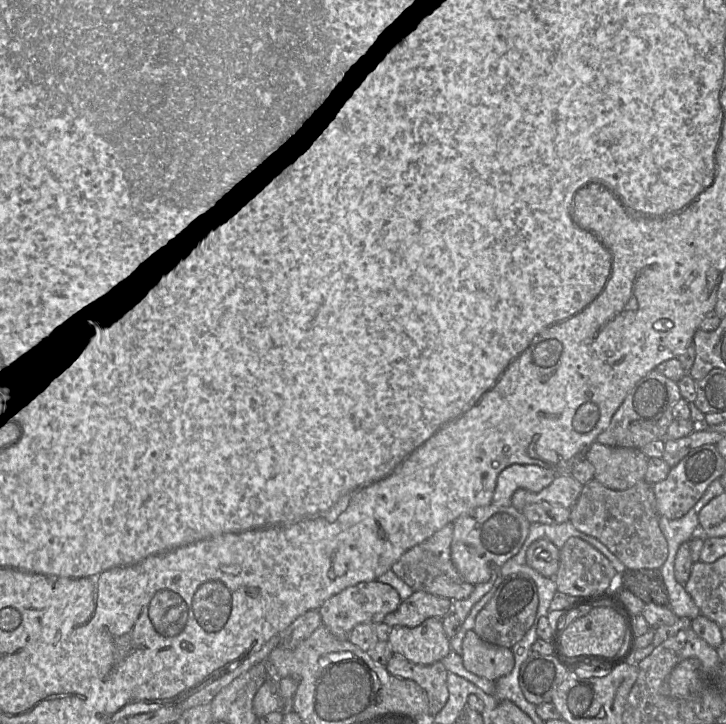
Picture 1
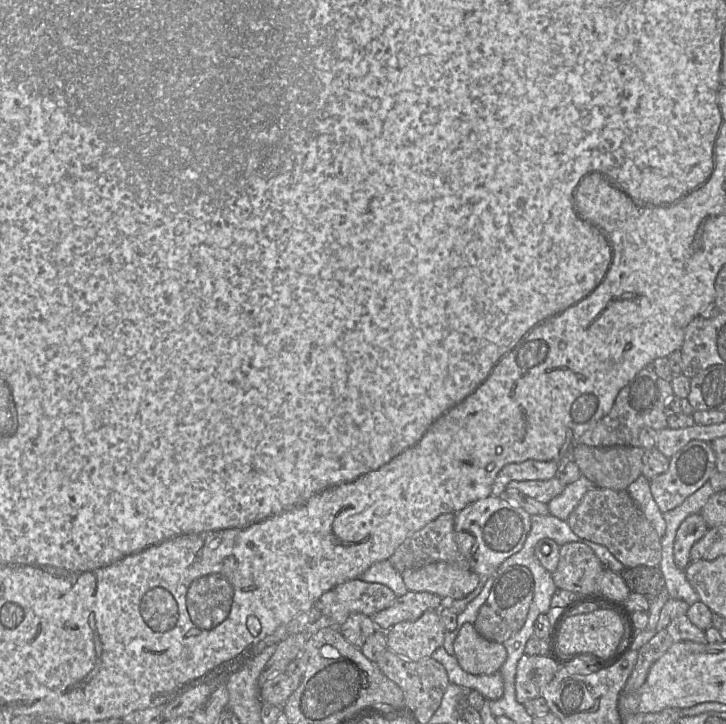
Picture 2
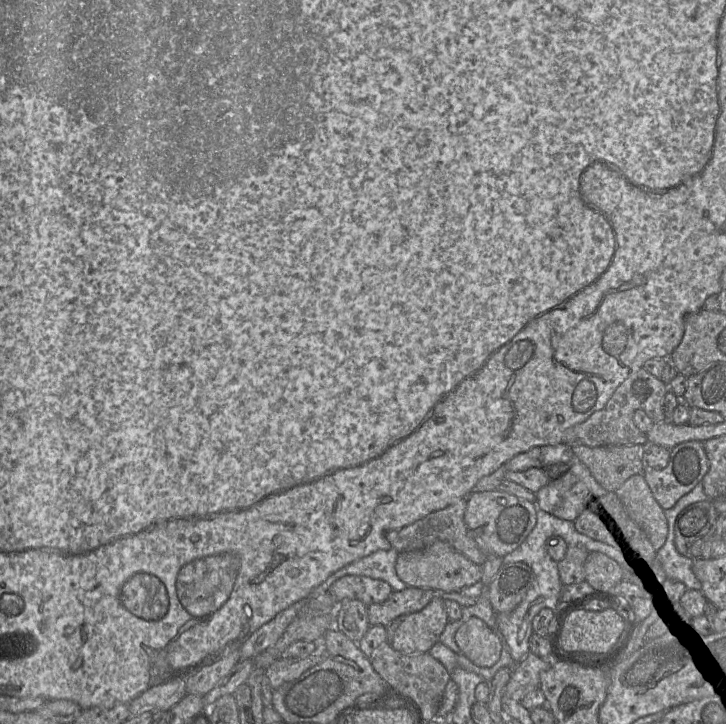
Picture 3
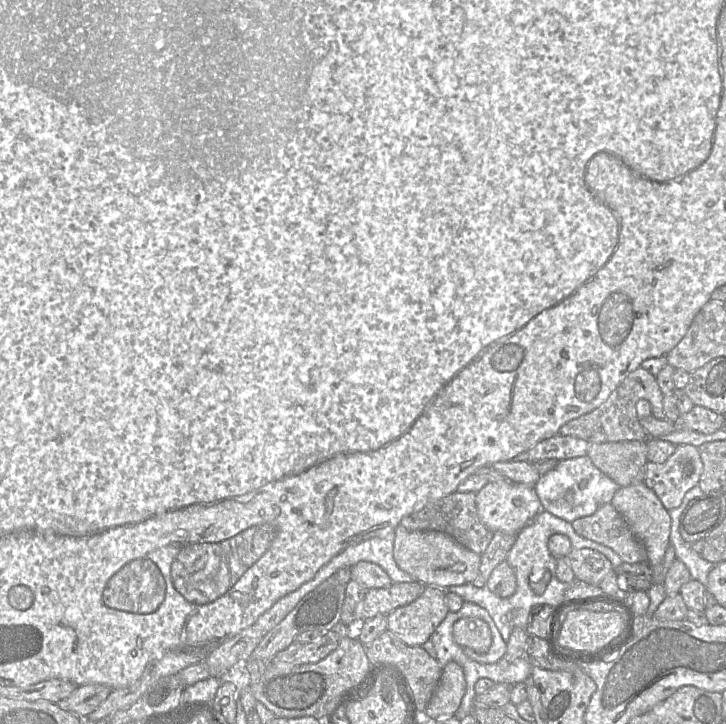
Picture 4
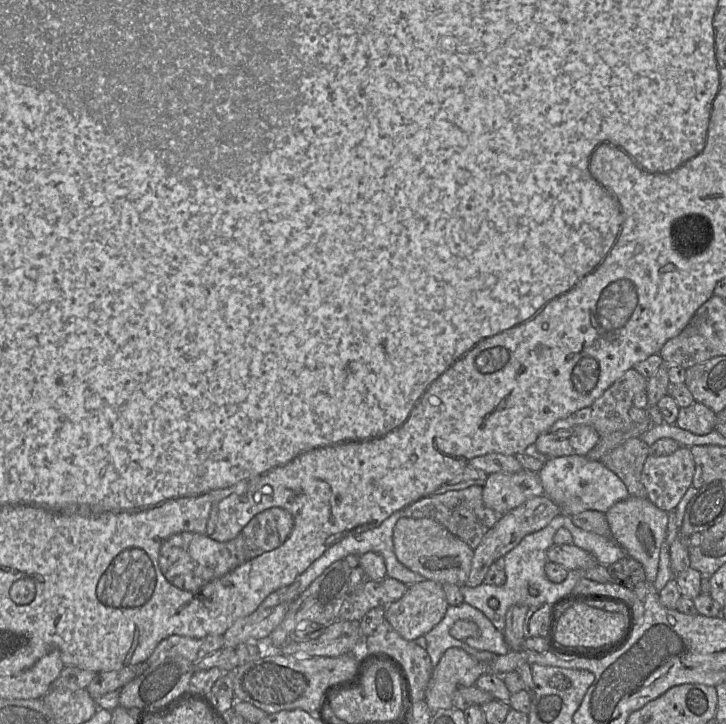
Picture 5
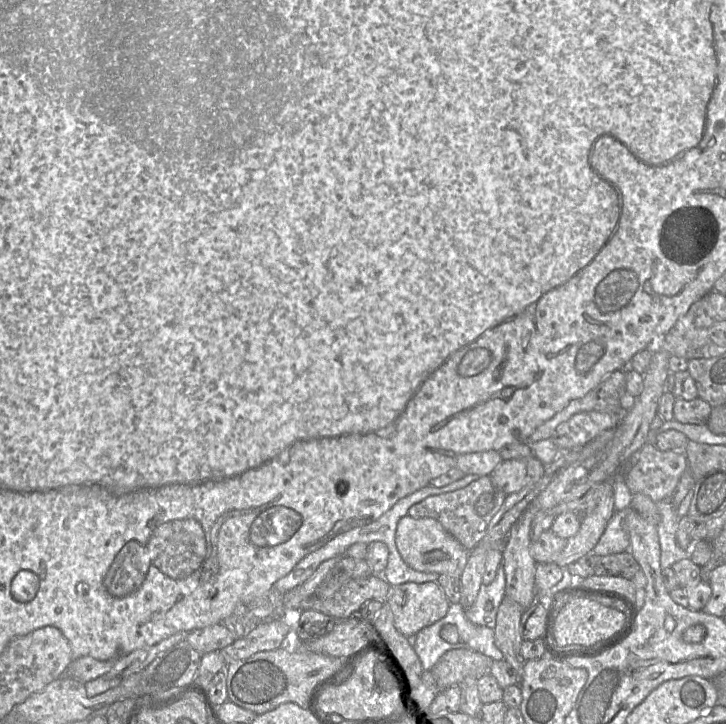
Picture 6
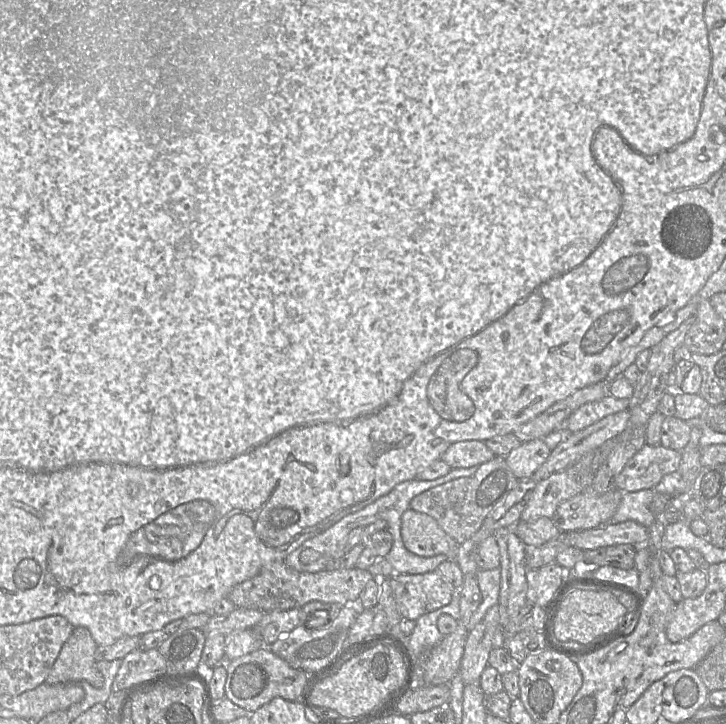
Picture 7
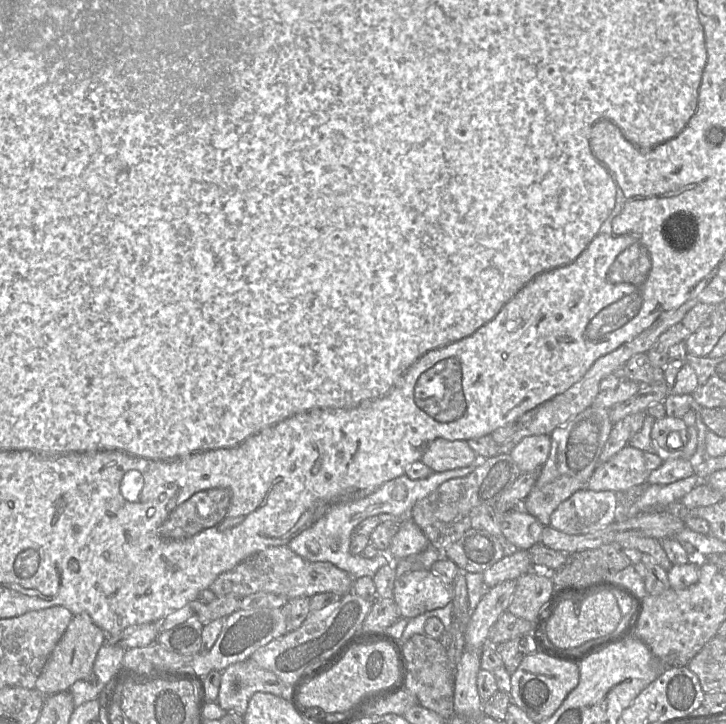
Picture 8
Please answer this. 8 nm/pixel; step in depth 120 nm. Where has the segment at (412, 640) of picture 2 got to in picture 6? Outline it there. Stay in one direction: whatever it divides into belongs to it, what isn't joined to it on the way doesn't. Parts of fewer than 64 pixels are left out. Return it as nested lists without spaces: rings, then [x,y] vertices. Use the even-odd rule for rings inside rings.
[[[406,582],[391,586],[386,601],[393,613],[395,627],[406,637],[442,619],[450,602],[437,582]]]

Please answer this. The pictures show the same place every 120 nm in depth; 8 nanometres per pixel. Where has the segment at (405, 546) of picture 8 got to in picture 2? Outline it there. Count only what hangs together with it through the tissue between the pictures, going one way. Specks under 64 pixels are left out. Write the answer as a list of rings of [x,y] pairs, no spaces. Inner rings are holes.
[[[435,562],[401,573],[410,591],[431,592],[444,601],[466,597],[479,584],[480,577],[470,569],[446,562]]]

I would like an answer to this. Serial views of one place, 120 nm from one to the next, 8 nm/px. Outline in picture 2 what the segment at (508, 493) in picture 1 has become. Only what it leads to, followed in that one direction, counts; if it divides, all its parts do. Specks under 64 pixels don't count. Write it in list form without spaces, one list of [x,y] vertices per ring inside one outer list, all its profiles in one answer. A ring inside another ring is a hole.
[[[526,460],[505,465],[497,474],[491,495],[505,496],[507,485],[511,481],[549,480],[556,477],[561,464],[555,461]]]

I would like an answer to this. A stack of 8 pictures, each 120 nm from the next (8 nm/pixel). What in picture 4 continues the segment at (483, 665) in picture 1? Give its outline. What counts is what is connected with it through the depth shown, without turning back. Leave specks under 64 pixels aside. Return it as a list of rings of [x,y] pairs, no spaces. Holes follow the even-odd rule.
[[[465,617],[453,625],[453,637],[461,647],[468,647],[477,653],[486,653],[492,644],[488,624],[477,617]]]

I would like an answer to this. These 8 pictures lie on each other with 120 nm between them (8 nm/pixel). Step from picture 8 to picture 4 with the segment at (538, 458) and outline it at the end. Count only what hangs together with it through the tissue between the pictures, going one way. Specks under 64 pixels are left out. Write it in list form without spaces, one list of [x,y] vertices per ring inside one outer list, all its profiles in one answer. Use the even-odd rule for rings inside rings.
[[[510,480],[489,482],[476,493],[477,513],[480,521],[493,532],[518,534],[542,510],[534,486],[514,483]]]

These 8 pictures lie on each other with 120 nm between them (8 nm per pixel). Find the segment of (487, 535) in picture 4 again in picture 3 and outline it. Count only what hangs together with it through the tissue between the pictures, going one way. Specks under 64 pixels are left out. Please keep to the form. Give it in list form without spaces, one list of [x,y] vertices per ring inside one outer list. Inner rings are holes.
[[[467,498],[460,499],[441,510],[428,514],[410,525],[387,532],[386,538],[398,553],[422,550],[434,542],[443,541],[450,544],[470,561],[477,565],[482,565],[488,555],[478,547],[464,522],[466,506]]]

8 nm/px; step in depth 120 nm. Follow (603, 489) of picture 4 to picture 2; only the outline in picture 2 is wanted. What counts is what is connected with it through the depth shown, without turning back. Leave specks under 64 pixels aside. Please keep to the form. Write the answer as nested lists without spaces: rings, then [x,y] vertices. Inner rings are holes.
[[[585,476],[567,484],[563,492],[548,502],[550,515],[567,521],[570,514],[578,506],[584,495],[596,485]]]

